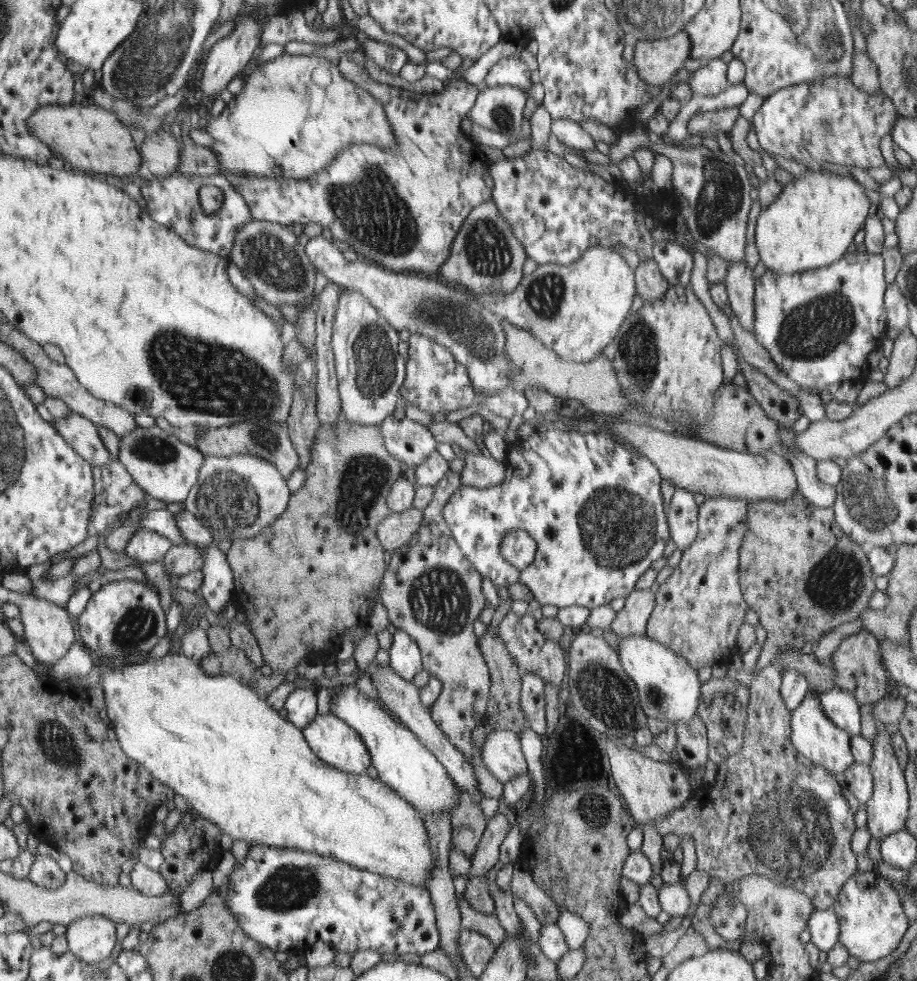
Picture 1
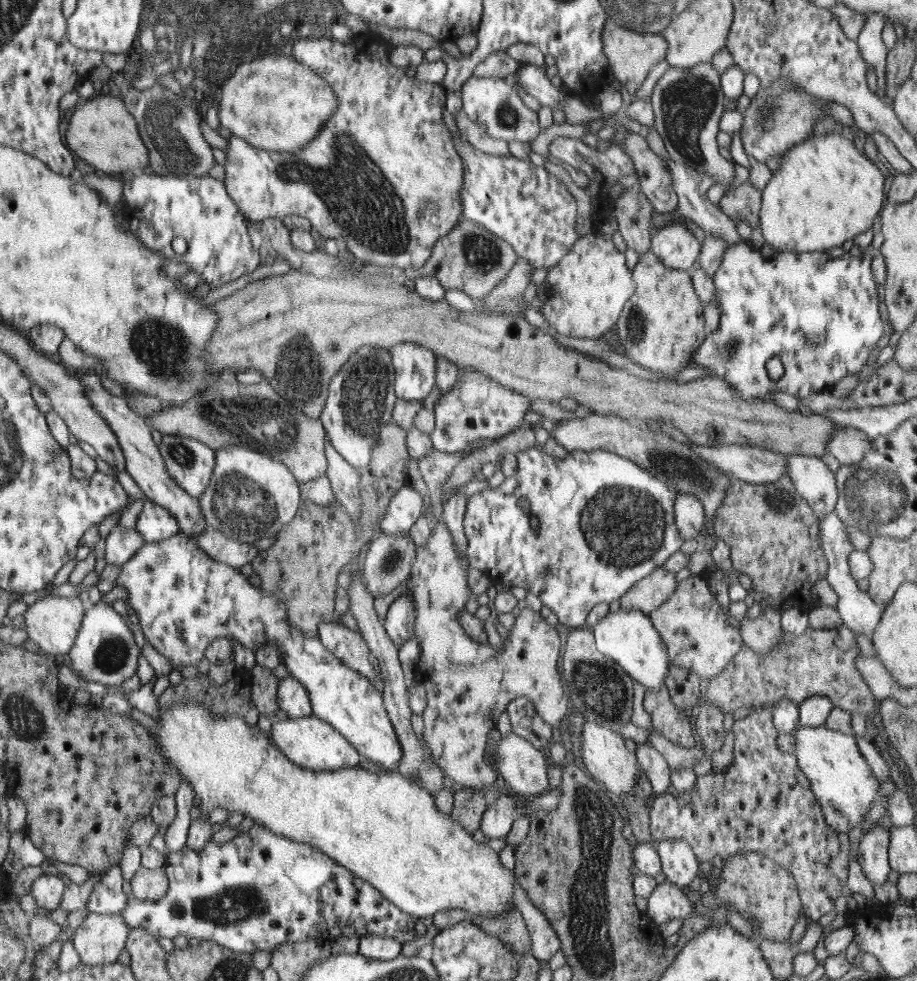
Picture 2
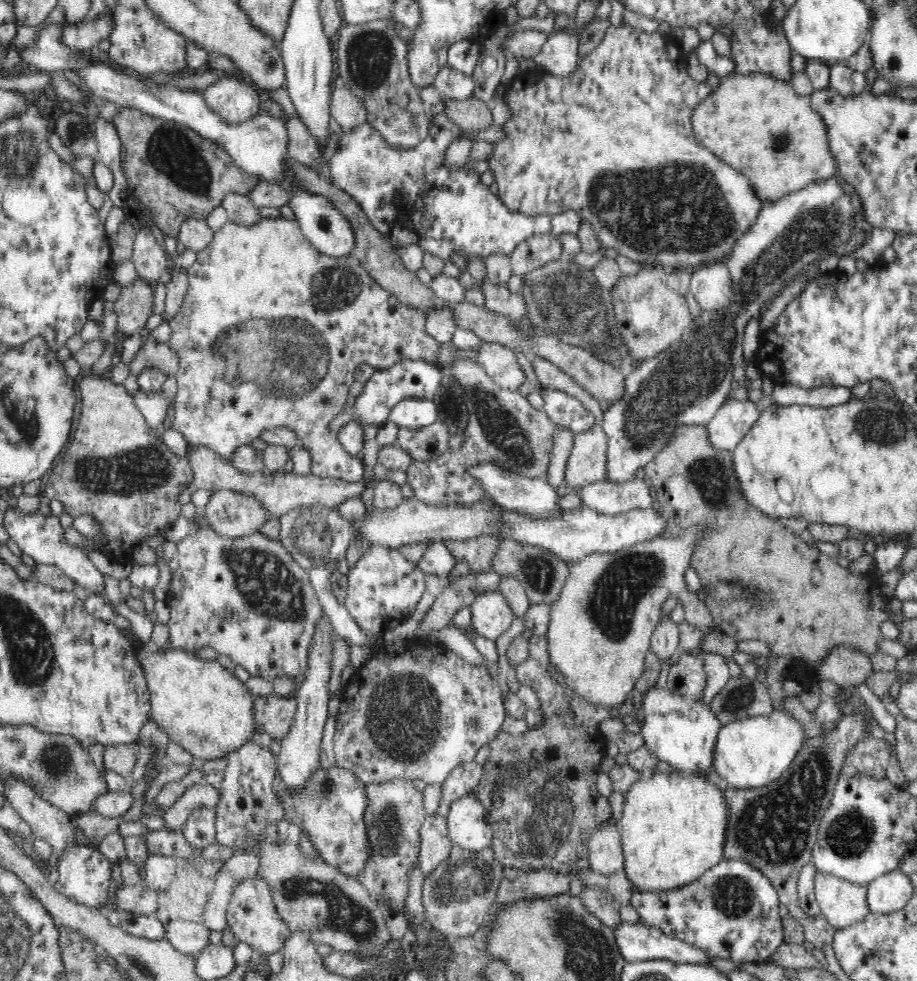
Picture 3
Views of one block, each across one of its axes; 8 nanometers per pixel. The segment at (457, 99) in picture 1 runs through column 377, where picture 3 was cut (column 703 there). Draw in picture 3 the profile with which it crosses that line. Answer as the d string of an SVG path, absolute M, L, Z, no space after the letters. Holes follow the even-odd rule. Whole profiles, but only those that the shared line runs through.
M630 25L610 26L600 45L588 56L580 58L578 70L570 78L556 78L552 73L545 76L538 74L520 74L509 83L508 92L504 92L504 100L510 110L510 118L504 126L506 138L498 140L494 152L487 157L489 170L492 170L499 188L500 200L509 205L514 212L527 213L535 217L538 214L558 214L562 211L574 211L580 214L581 220L588 222L597 233L602 248L614 248L619 254L630 260L643 264L663 266L665 269L680 271L686 267L701 267L714 262L721 262L732 252L734 241L738 240L754 224L761 211L763 200L755 195L749 180L742 173L724 164L709 148L704 147L694 135L691 128L691 116L695 105L712 92L712 86L706 82L694 82L688 76L686 56L680 46L674 46L664 40L660 32L646 34Z

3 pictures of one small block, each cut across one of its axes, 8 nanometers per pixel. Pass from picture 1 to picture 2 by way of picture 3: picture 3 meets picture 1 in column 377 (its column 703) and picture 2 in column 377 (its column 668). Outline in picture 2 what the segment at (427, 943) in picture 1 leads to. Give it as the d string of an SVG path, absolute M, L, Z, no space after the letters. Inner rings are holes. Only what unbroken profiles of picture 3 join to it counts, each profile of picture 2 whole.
M258 823L224 845L217 845L211 839L202 850L184 847L173 852L164 867L169 878L167 893L157 901L131 897L125 910L120 912L130 928L141 926L158 940L160 936L170 940L175 936L185 936L188 940L214 941L234 952L272 953L280 944L309 939L332 942L339 936L352 938L376 934L404 944L417 936L414 926L418 917L392 904L369 881L357 877L318 848L271 832L270 828Z

